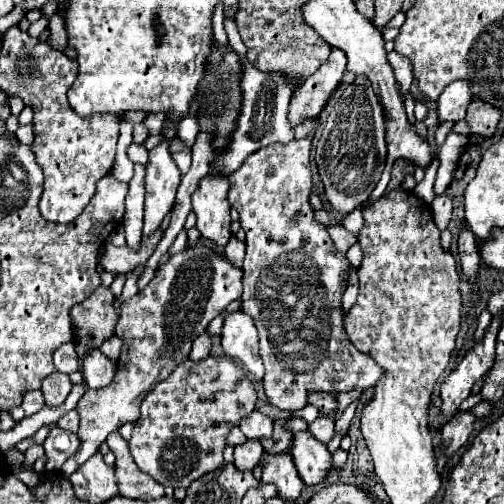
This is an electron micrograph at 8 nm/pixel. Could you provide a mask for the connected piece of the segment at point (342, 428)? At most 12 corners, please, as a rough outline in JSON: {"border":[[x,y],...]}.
{"border":[[358,400],[344,410],[335,423],[335,433],[347,435]]}

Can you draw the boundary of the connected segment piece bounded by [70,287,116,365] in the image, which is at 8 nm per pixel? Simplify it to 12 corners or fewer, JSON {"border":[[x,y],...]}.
{"border":[[110,289],[72,307],[80,365],[88,349],[114,335]]}

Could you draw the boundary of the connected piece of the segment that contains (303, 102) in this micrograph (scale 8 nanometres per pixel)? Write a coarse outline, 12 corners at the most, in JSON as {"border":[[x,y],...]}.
{"border":[[334,47],[300,87],[288,113],[292,127],[318,117],[346,71]]}

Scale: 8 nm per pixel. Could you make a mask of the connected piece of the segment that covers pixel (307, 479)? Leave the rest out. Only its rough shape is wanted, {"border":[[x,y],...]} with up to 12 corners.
{"border":[[310,431],[294,435],[290,453],[306,485],[332,469],[326,445]]}

